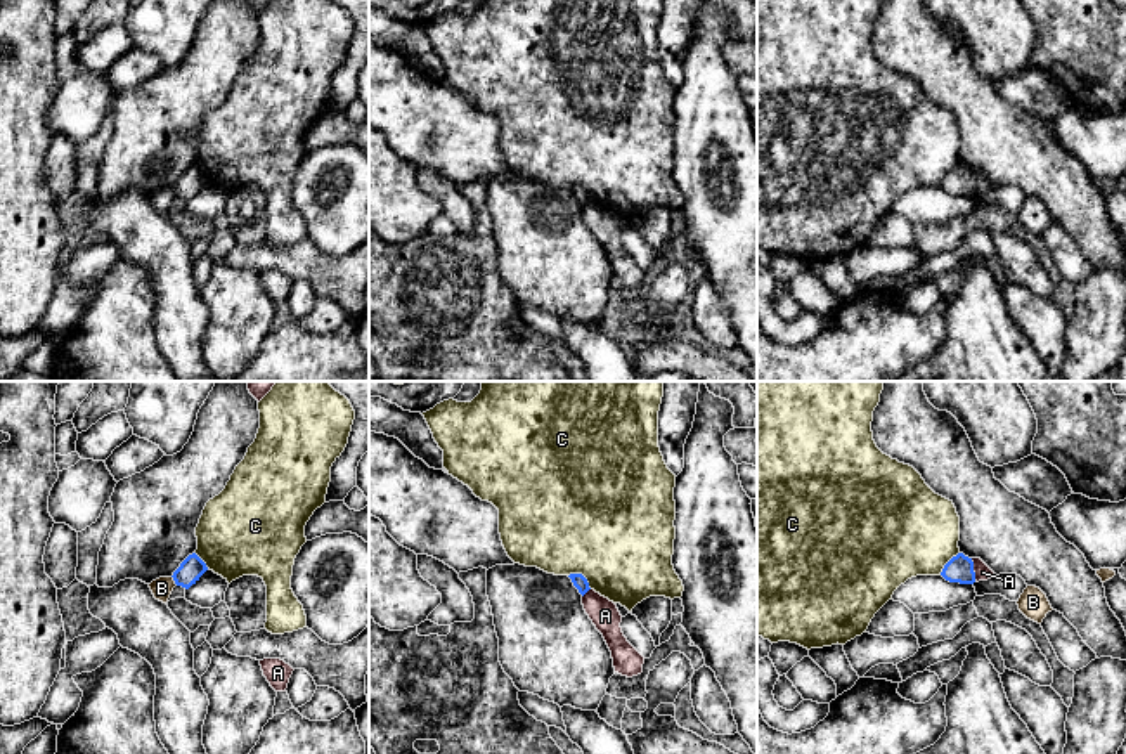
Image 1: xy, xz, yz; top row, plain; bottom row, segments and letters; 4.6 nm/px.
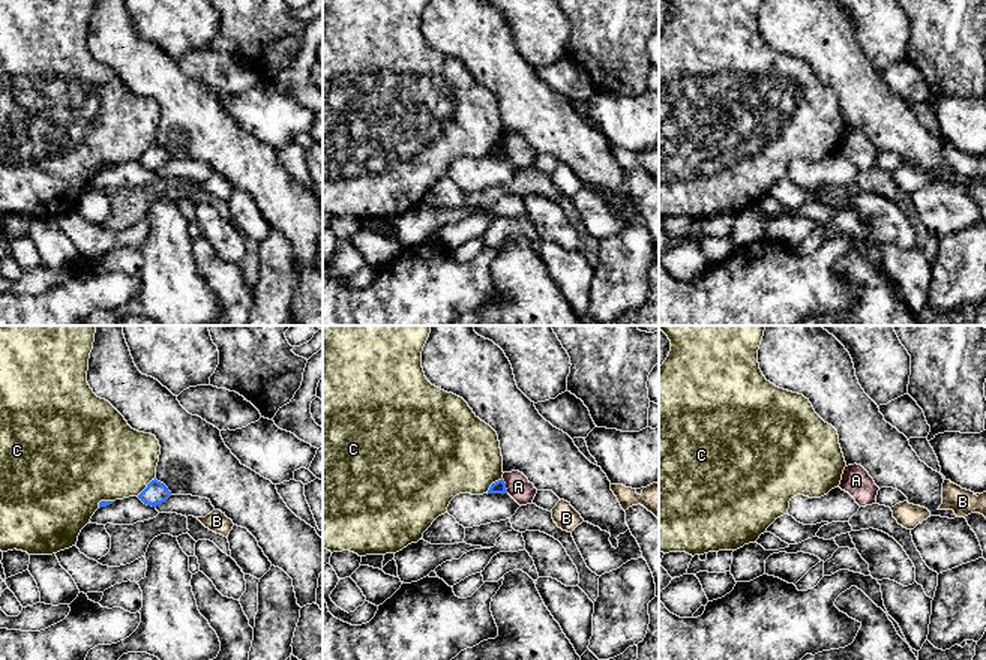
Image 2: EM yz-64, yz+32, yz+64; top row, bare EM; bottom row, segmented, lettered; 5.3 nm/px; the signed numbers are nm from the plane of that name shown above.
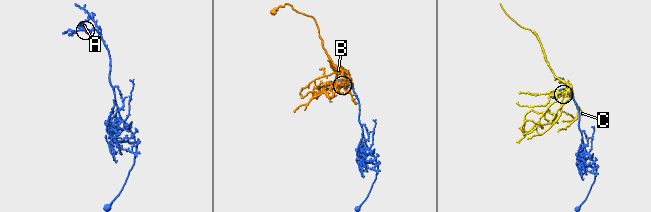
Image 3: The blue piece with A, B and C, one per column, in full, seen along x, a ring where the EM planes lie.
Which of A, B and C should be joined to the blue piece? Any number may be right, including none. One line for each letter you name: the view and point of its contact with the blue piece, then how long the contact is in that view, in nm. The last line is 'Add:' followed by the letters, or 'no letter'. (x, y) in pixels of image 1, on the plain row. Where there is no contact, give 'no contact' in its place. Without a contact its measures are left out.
Add: no letter

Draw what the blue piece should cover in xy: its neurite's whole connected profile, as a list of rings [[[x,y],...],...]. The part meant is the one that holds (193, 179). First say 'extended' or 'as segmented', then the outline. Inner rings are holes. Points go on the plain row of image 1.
as segmented | [[[192,165],[180,175],[171,189],[177,198],[189,201],[206,182],[206,175],[196,165]]]

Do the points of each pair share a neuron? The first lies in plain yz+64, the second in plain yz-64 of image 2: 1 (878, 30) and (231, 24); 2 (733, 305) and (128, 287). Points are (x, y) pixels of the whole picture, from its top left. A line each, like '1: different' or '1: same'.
1: different
2: same

